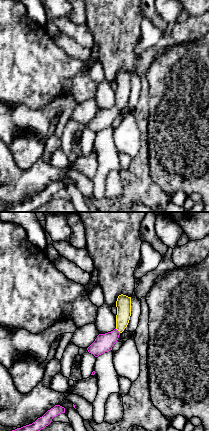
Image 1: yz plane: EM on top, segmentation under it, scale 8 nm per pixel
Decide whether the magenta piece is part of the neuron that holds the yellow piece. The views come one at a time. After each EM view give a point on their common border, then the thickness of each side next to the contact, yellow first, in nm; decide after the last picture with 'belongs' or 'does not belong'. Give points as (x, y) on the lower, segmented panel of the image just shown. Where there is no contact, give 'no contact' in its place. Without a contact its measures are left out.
meets yellow at (118, 330); 120 nm thick on the yellow side, 140 nm on the other

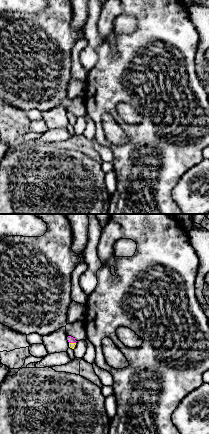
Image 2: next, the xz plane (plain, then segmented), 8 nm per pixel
meets yellow at (72, 343); 50 nm thick on the yellow side, 50 nm on the other

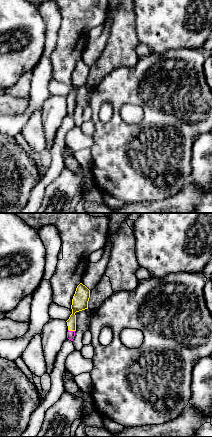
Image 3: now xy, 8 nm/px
meets yellow at (71, 330); 130 nm thick on the yellow side, 60 nm on the other

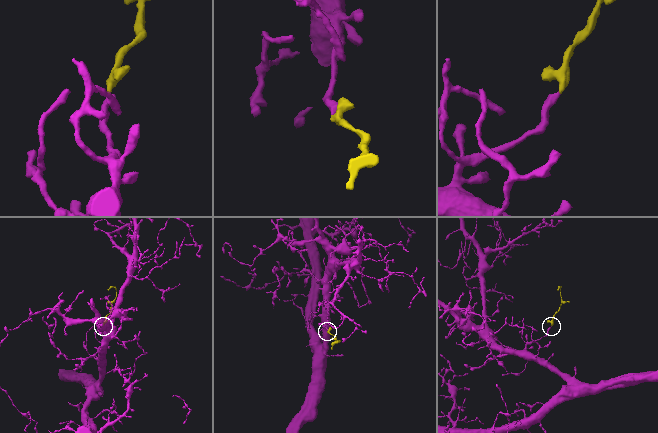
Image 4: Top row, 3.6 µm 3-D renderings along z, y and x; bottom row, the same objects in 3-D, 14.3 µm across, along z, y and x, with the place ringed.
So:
belongs

